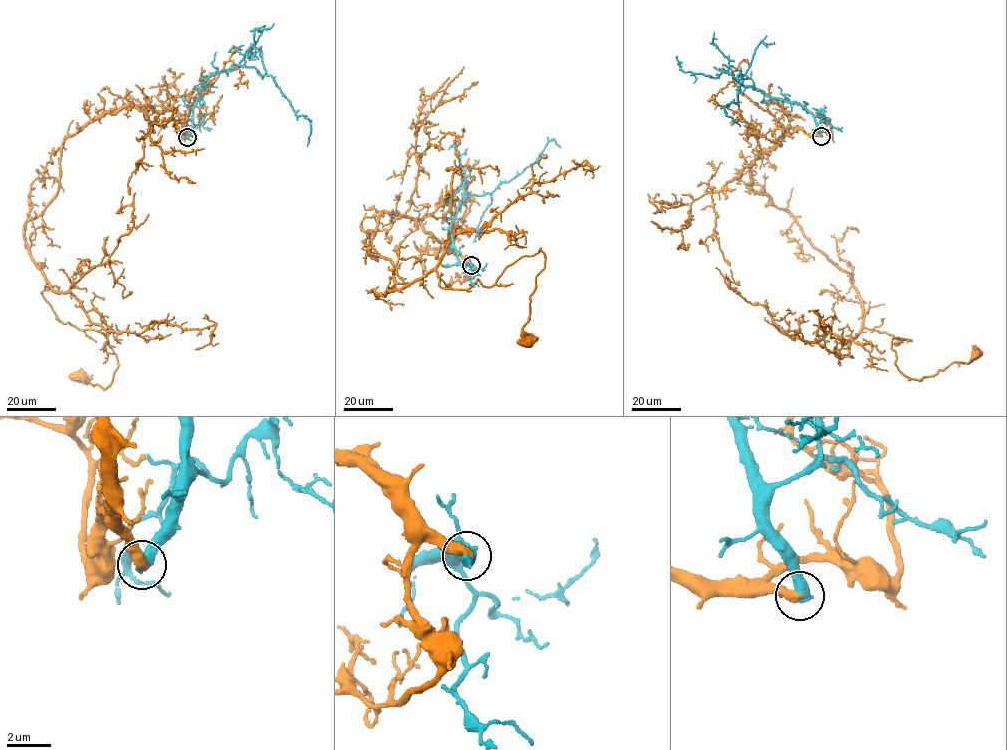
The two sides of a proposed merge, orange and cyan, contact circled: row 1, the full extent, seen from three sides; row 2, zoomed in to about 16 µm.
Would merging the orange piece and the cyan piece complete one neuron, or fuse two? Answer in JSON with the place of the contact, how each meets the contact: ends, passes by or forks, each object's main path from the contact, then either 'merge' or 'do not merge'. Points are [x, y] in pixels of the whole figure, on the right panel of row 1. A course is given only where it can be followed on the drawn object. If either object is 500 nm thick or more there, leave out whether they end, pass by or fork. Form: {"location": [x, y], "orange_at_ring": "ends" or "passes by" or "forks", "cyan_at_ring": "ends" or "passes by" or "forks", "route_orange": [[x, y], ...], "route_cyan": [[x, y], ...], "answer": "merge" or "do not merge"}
{"location": [821, 136], "route_orange": [[821, 136], [785, 132], [749, 184], [850, 274], [863, 326], [906, 339], [891, 347], [904, 375], [978, 352]], "route_cyan": [[821, 136], [812, 114], [740, 84], [740, 73], [737, 101], [724, 108], [740, 126]], "answer": "do not merge"}

